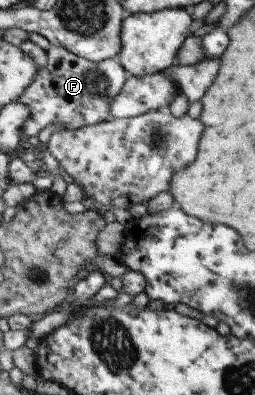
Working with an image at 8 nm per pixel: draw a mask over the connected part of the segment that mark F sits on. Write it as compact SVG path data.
M51 43L46 54L49 56L48 66L38 70L35 81L18 100L31 110L30 119L24 123L25 138L37 138L50 124L76 130L114 118L111 114L112 103L128 82L127 70L118 58L97 63Z

